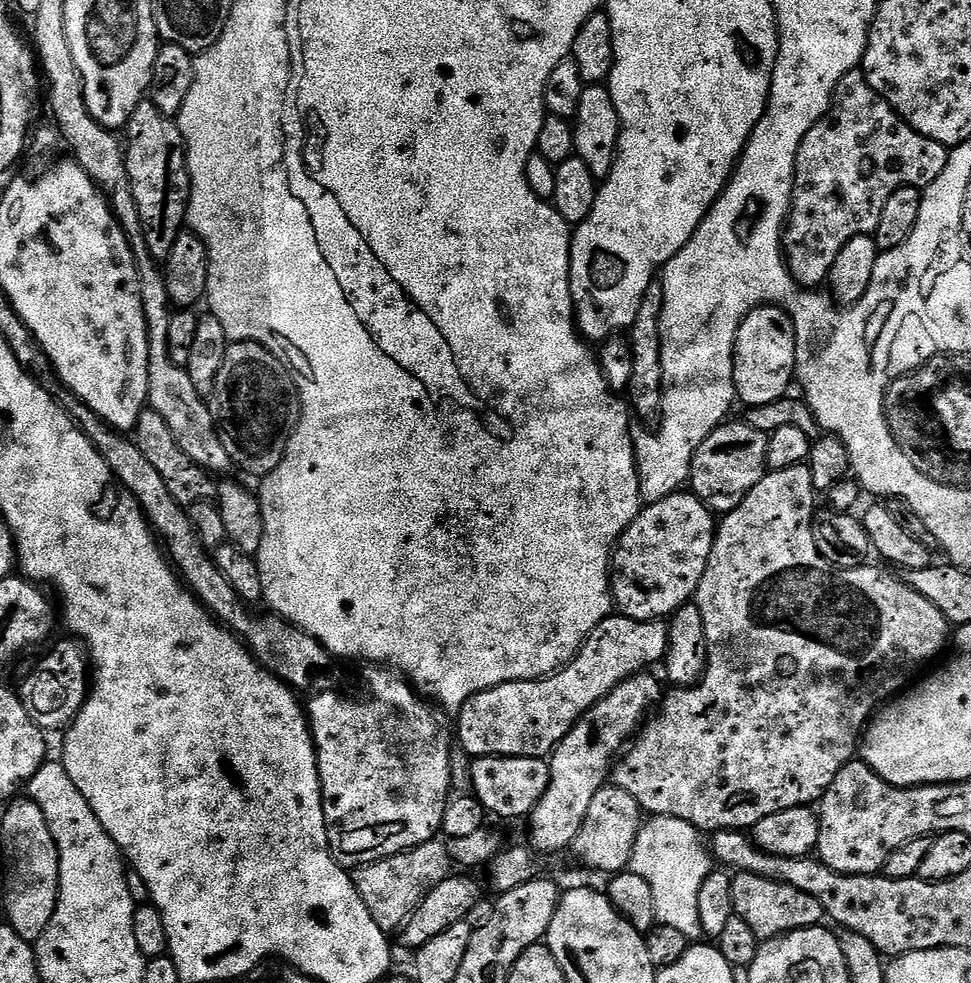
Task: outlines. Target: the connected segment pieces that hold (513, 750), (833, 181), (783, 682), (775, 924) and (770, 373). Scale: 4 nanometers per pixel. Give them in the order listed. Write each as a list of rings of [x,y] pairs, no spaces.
[[[610,614],[606,619],[600,623],[594,631],[587,636],[584,644],[580,647],[579,652],[576,653],[574,659],[568,661],[562,668],[556,669],[551,676],[542,676],[535,680],[511,680],[505,684],[499,684],[493,688],[483,688],[482,691],[471,696],[468,701],[460,708],[458,715],[454,720],[454,736],[460,744],[469,752],[469,757],[475,758],[478,756],[538,756],[541,758],[547,757],[549,754],[556,751],[557,746],[562,742],[562,738],[566,738],[566,734],[570,734],[573,726],[580,721],[581,716],[585,716],[590,709],[594,707],[601,698],[607,694],[608,691],[616,684],[620,684],[628,676],[635,676],[637,672],[641,671],[645,666],[652,666],[648,664],[659,665],[664,657],[668,655],[668,639],[669,639],[669,625],[663,619],[659,620],[635,620],[623,614]]]
[[[863,71],[847,72],[842,78],[842,82],[838,82],[838,86],[834,90],[832,105],[828,108],[828,112],[822,119],[817,120],[814,127],[806,134],[806,138],[802,138],[802,146],[796,155],[796,177],[792,183],[792,210],[788,217],[784,233],[786,259],[788,268],[792,272],[792,277],[804,286],[823,285],[820,283],[823,280],[825,283],[829,279],[832,267],[834,266],[834,258],[838,258],[842,246],[846,246],[848,239],[851,236],[875,233],[878,226],[878,218],[882,214],[882,206],[886,206],[886,198],[890,198],[890,194],[894,194],[894,190],[898,190],[899,188],[910,187],[921,190],[927,188],[930,182],[934,182],[934,178],[938,178],[938,174],[942,174],[942,170],[946,170],[948,154],[949,149],[945,148],[943,144],[934,142],[930,138],[926,138],[914,131],[874,89],[869,88],[868,79],[864,76]]]
[[[807,463],[786,466],[764,475],[736,509],[719,521],[706,574],[702,574],[702,582],[694,597],[708,631],[708,669],[704,672],[704,679],[691,687],[676,688],[669,696],[667,693],[658,708],[660,716],[653,715],[647,721],[646,727],[635,737],[634,743],[614,768],[615,787],[630,793],[645,813],[682,818],[698,830],[752,830],[758,822],[762,822],[762,818],[775,812],[815,805],[830,782],[834,782],[834,778],[838,778],[840,771],[857,755],[858,741],[877,705],[899,693],[909,683],[908,675],[911,672],[918,671],[927,660],[934,659],[947,646],[948,636],[950,640],[949,622],[942,610],[930,602],[930,598],[922,598],[922,594],[918,594],[918,590],[911,588],[901,577],[899,580],[891,576],[896,575],[891,571],[883,572],[880,568],[869,566],[837,566],[822,555],[812,533],[812,511],[816,508],[816,499],[818,493],[812,485],[811,467]]]
[[[736,872],[732,876],[732,910],[761,938],[781,936],[798,928],[812,928],[825,919],[822,902],[818,902],[818,898],[810,898],[806,890],[798,890],[798,886],[790,886],[753,872]]]
[[[761,306],[744,315],[744,321],[735,332],[736,341],[732,351],[732,377],[739,403],[756,407],[766,405],[775,400],[785,399],[788,383],[793,383],[796,367],[796,332],[792,328],[792,317],[783,308]]]

